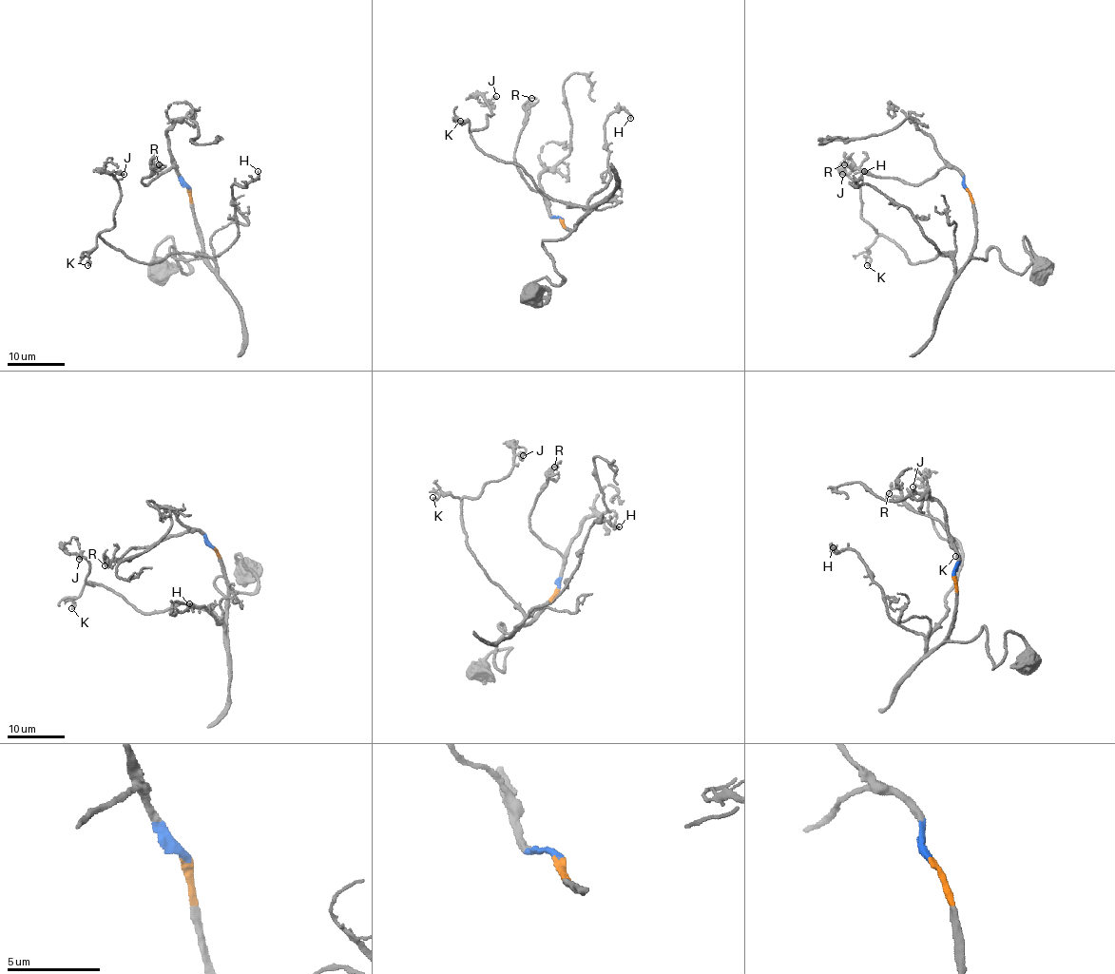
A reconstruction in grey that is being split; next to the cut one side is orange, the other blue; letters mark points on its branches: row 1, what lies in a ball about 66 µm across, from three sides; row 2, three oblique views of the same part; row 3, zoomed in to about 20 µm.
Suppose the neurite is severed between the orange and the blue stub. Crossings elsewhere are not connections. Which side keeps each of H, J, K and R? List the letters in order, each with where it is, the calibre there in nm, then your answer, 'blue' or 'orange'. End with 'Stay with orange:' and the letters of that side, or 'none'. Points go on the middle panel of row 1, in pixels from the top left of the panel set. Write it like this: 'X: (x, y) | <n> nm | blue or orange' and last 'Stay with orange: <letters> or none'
H: (630, 118) | 160 nm | orange
J: (496, 96) | 190 nm | orange
K: (460, 121) | 170 nm | orange
R: (531, 98) | 180 nm | blue
Stay with orange: H, J, K

